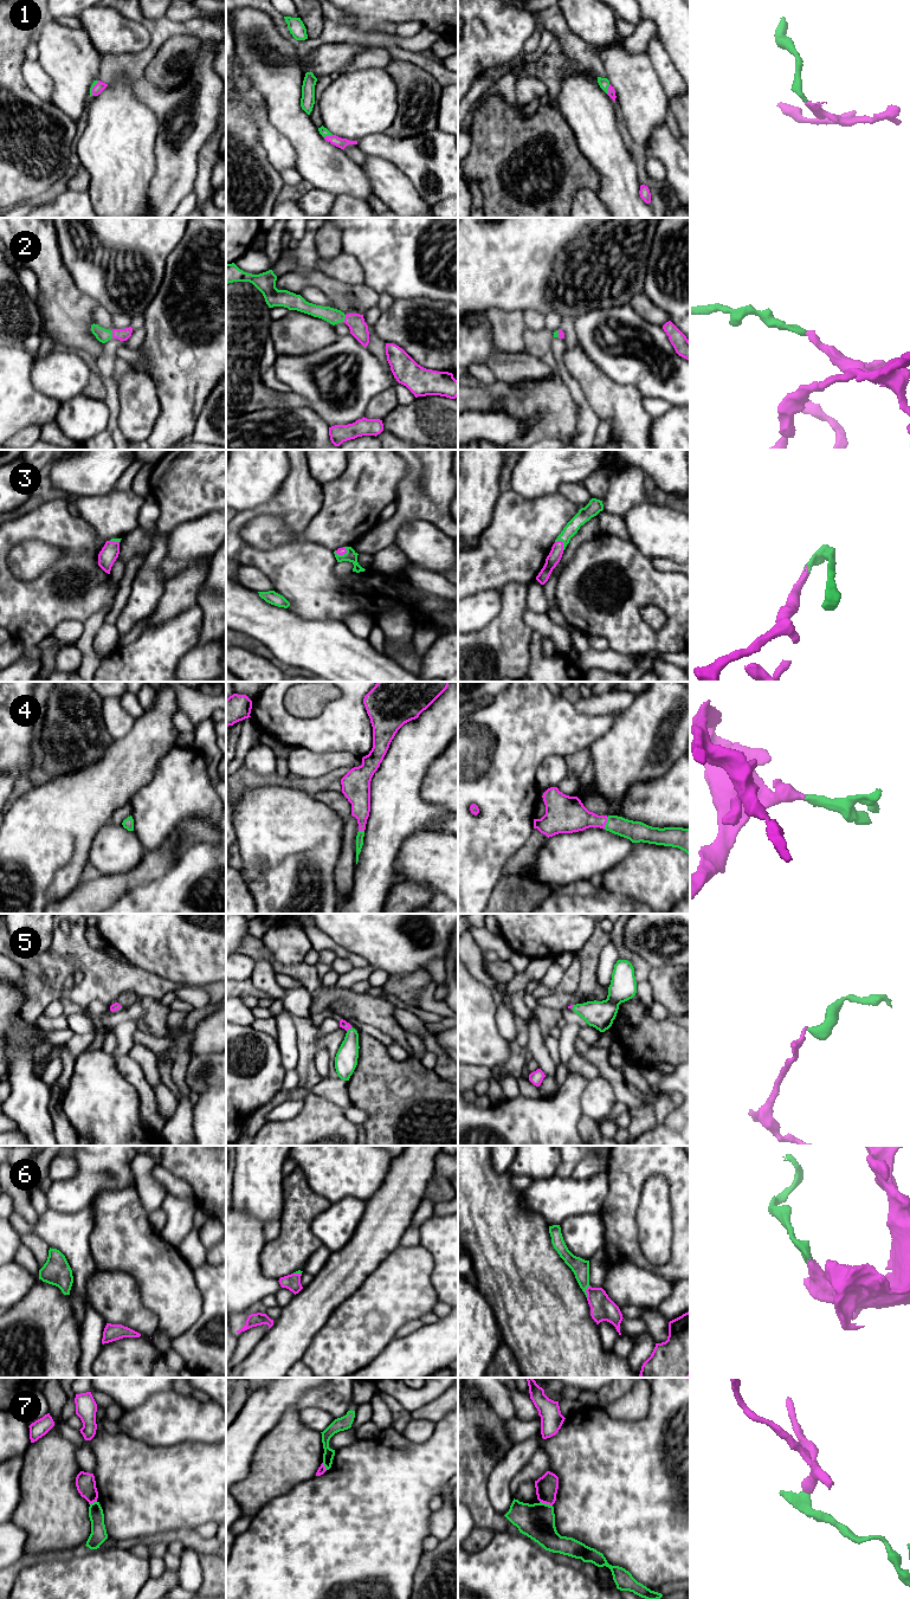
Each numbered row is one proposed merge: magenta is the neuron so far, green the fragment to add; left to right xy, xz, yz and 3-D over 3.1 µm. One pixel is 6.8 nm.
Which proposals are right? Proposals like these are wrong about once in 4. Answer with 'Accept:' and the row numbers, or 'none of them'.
Accept: 1, 2, 3, 4, 5, 6

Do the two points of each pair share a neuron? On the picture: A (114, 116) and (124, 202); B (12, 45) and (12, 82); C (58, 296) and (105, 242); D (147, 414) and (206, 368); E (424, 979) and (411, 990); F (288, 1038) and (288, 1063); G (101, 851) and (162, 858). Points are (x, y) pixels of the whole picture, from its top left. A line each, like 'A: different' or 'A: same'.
A: same
B: same
C: different
D: different
E: same
F: same
G: different

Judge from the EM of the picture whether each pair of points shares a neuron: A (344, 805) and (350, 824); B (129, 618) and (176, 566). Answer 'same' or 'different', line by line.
A: different
B: different

